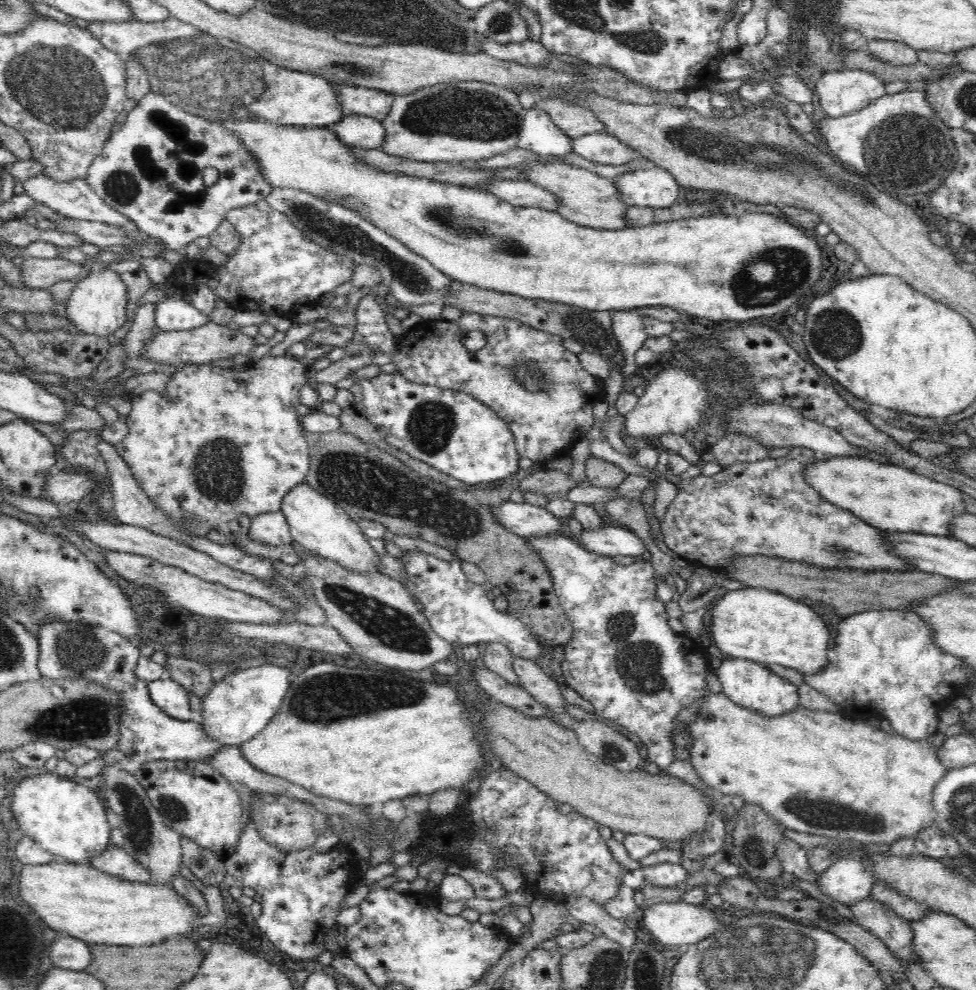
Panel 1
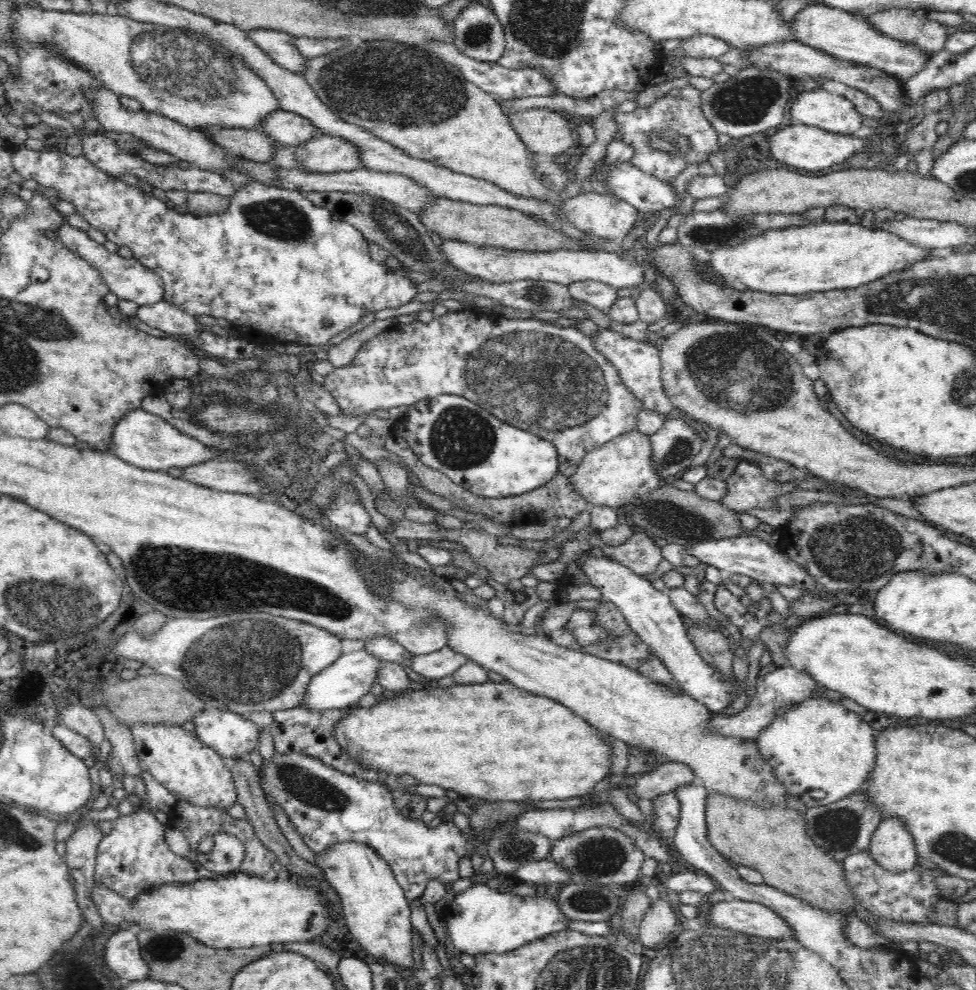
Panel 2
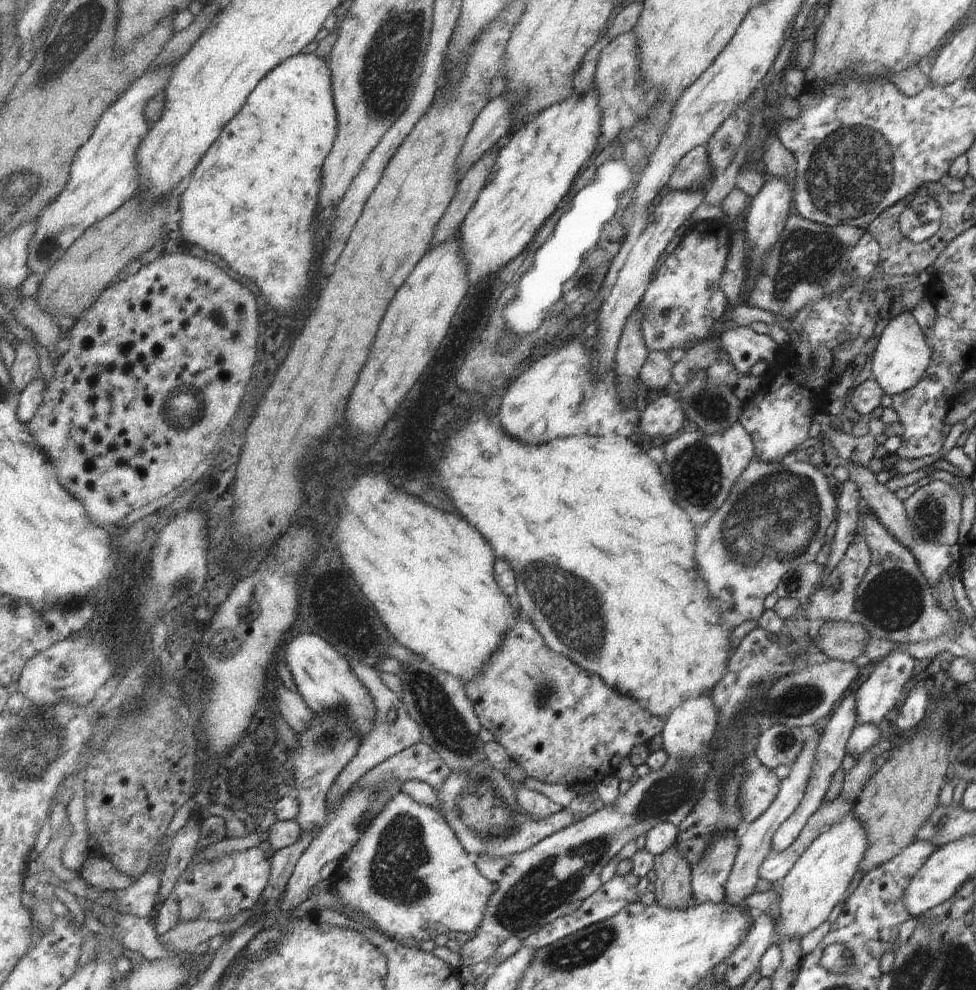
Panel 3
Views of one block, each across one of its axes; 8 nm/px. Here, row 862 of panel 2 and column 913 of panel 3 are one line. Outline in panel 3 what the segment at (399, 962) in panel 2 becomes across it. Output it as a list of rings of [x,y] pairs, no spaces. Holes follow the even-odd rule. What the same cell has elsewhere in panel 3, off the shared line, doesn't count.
[[[908,311],[890,321],[879,334],[882,335],[878,340],[878,346],[875,350],[871,350],[874,353],[872,378],[879,384],[884,394],[893,397],[911,389],[926,374],[930,366],[931,350],[914,315]]]

